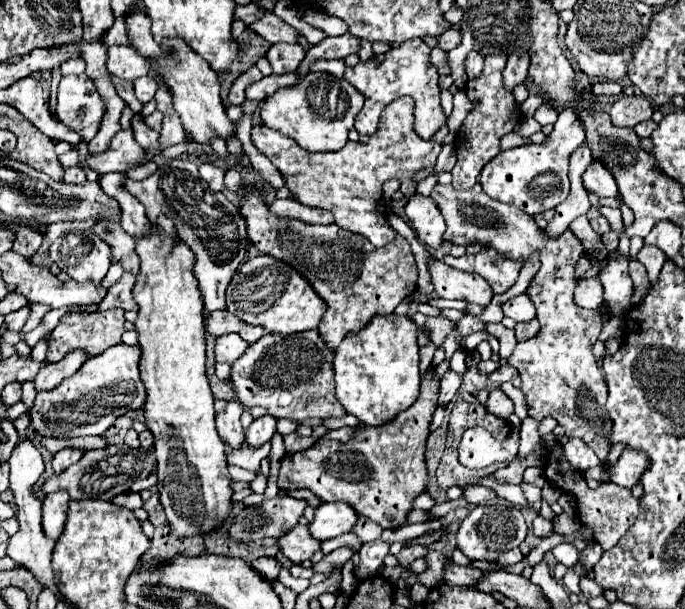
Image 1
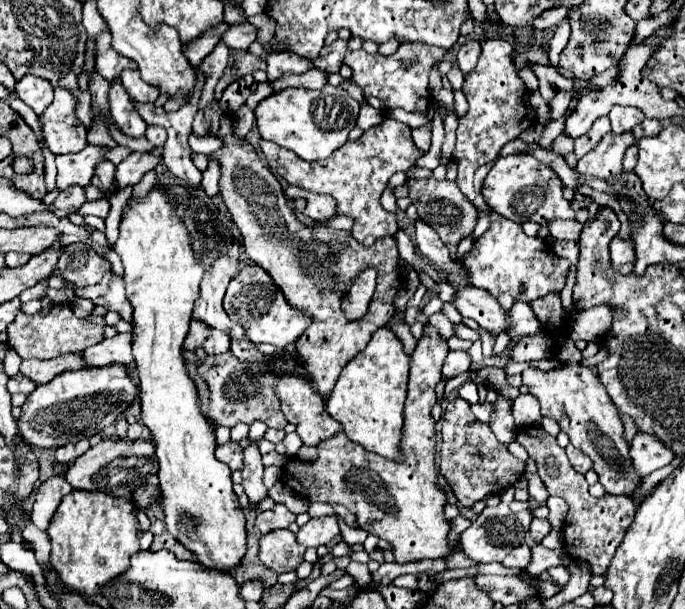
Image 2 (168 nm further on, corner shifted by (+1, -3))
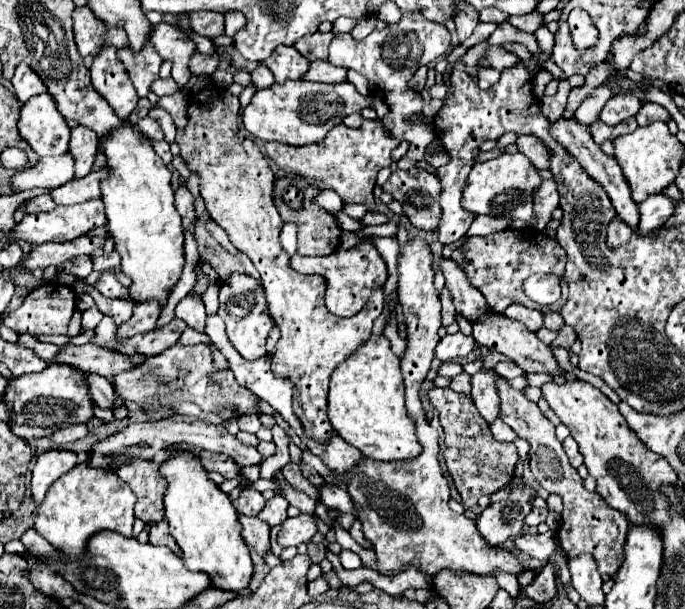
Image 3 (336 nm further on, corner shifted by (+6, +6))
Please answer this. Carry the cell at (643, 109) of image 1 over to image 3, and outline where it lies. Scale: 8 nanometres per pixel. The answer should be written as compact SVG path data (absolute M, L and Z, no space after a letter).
M618 94L618 96L612 96L608 100L608 104L604 106L602 114L600 114L600 120L606 122L608 126L614 126L630 116L634 116L638 110L640 110L640 100L638 98L632 98L632 94Z

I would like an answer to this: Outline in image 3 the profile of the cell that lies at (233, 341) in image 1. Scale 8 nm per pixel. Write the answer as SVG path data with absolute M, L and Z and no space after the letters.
M188 294L178 306L176 306L176 316L182 318L190 328L204 332L206 328L206 310L204 304L196 298L196 294Z

